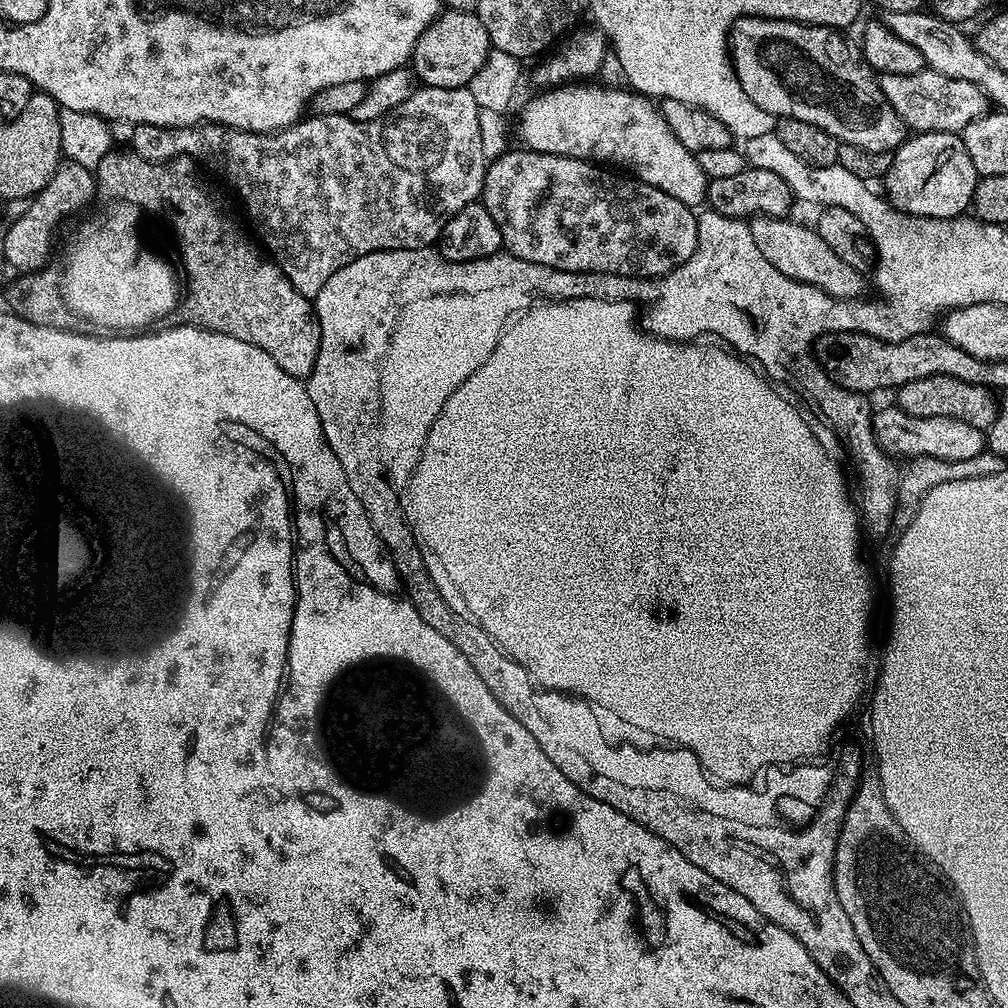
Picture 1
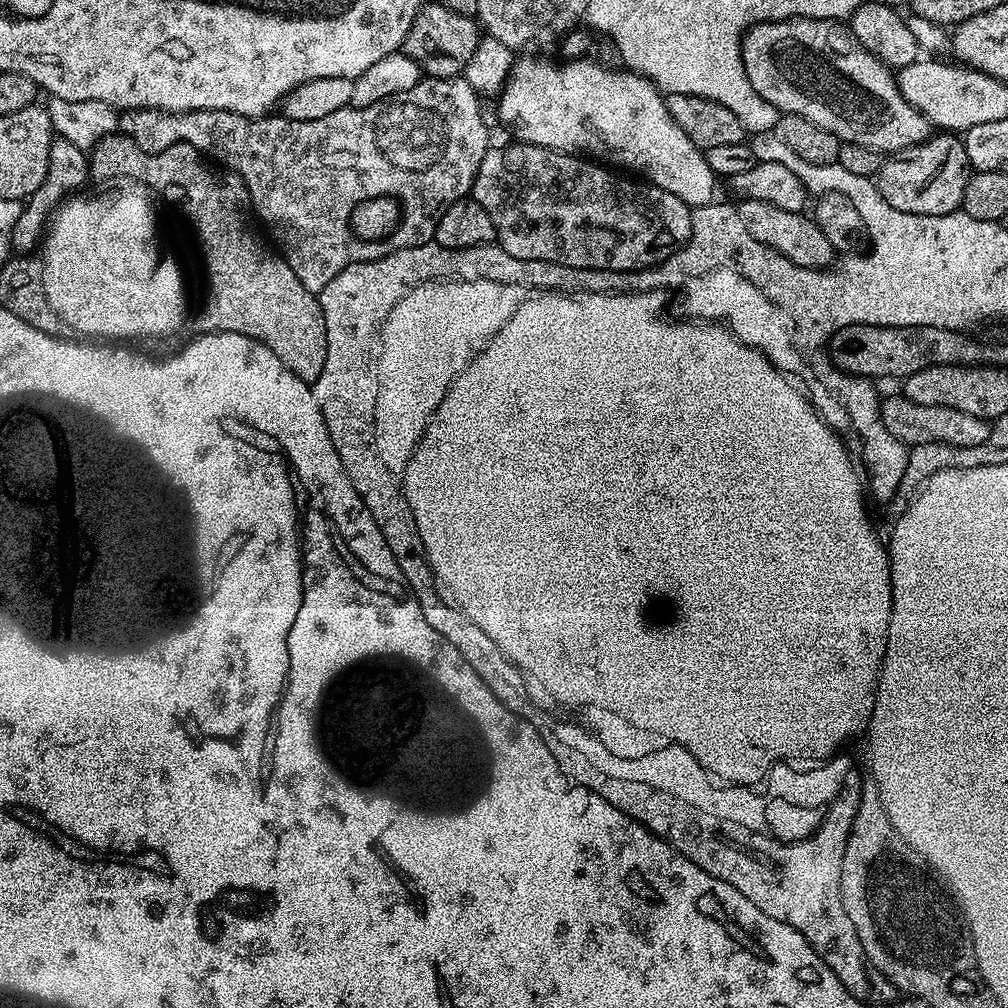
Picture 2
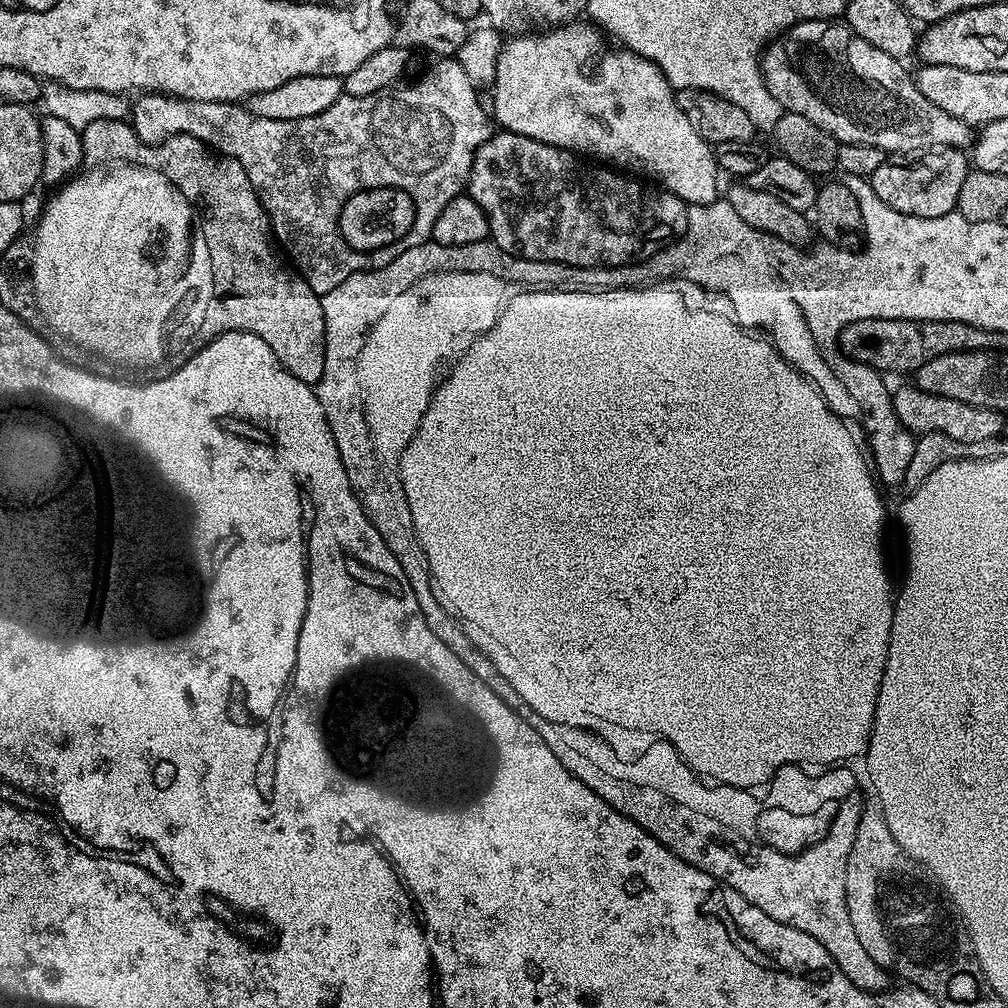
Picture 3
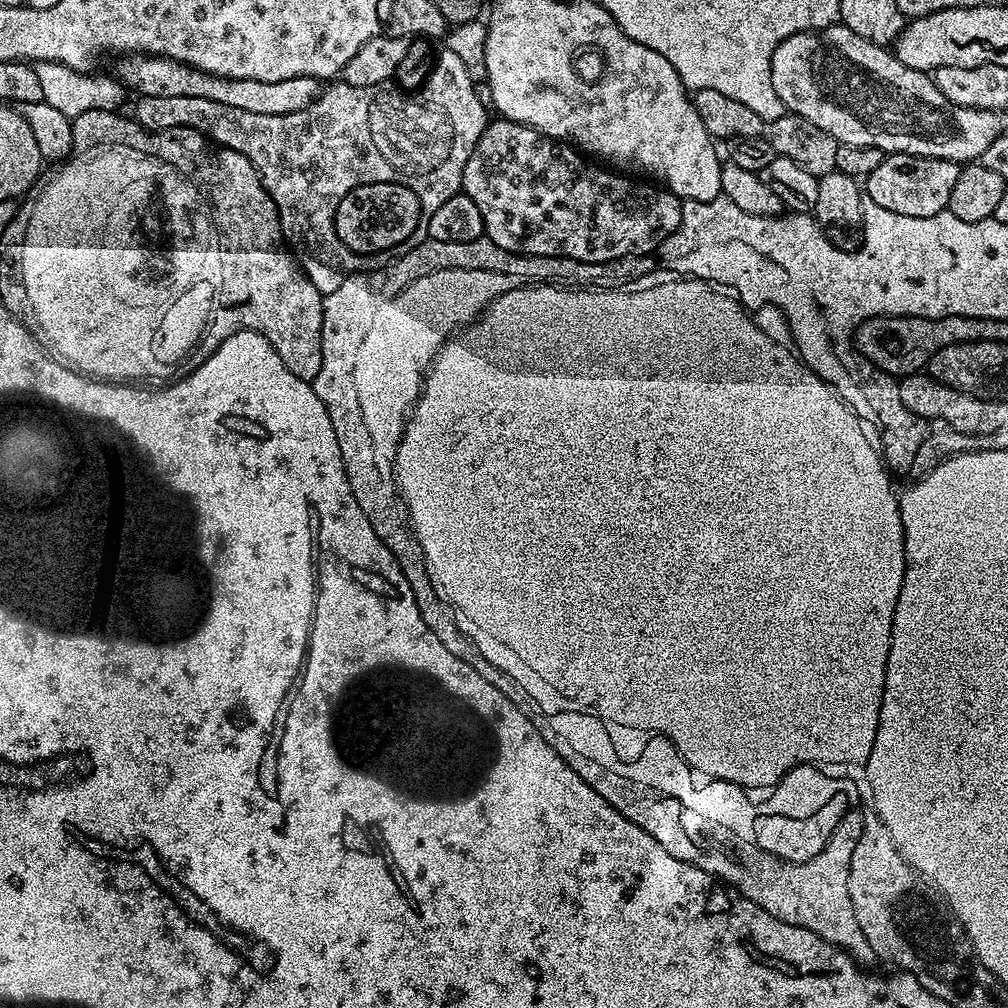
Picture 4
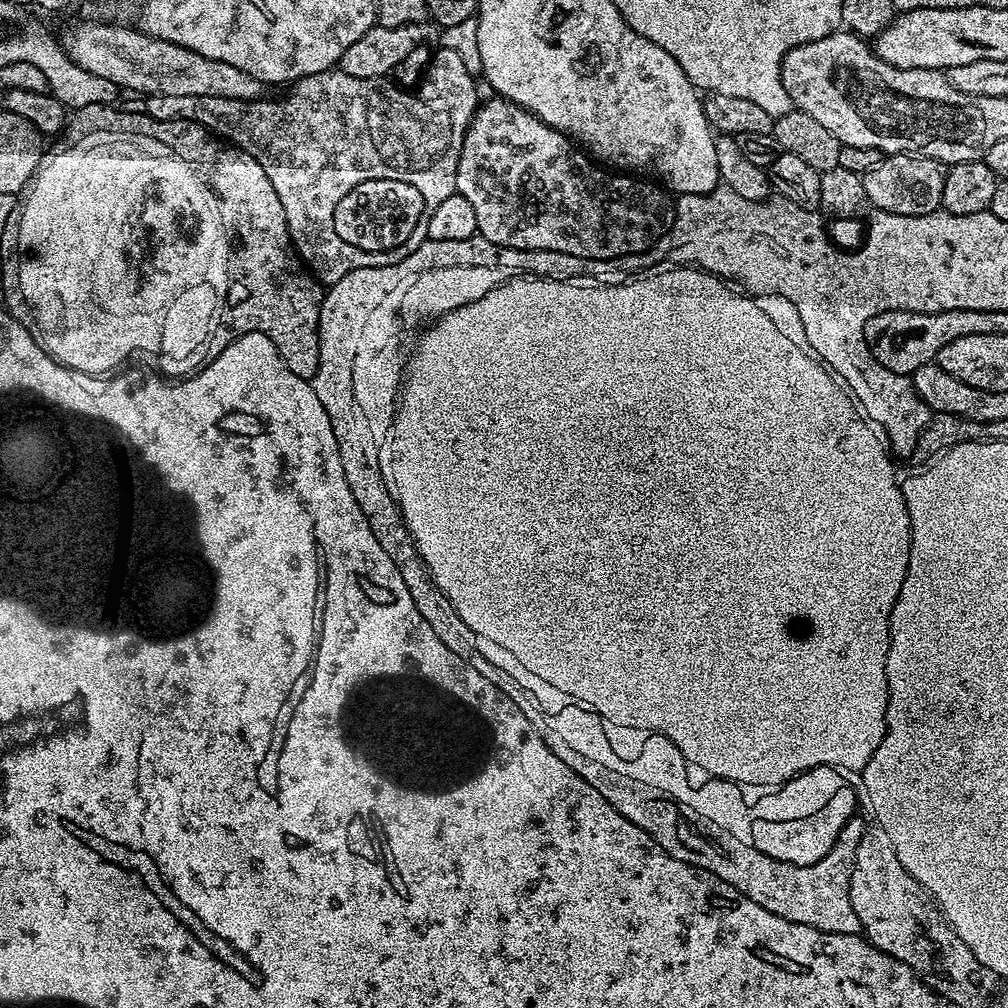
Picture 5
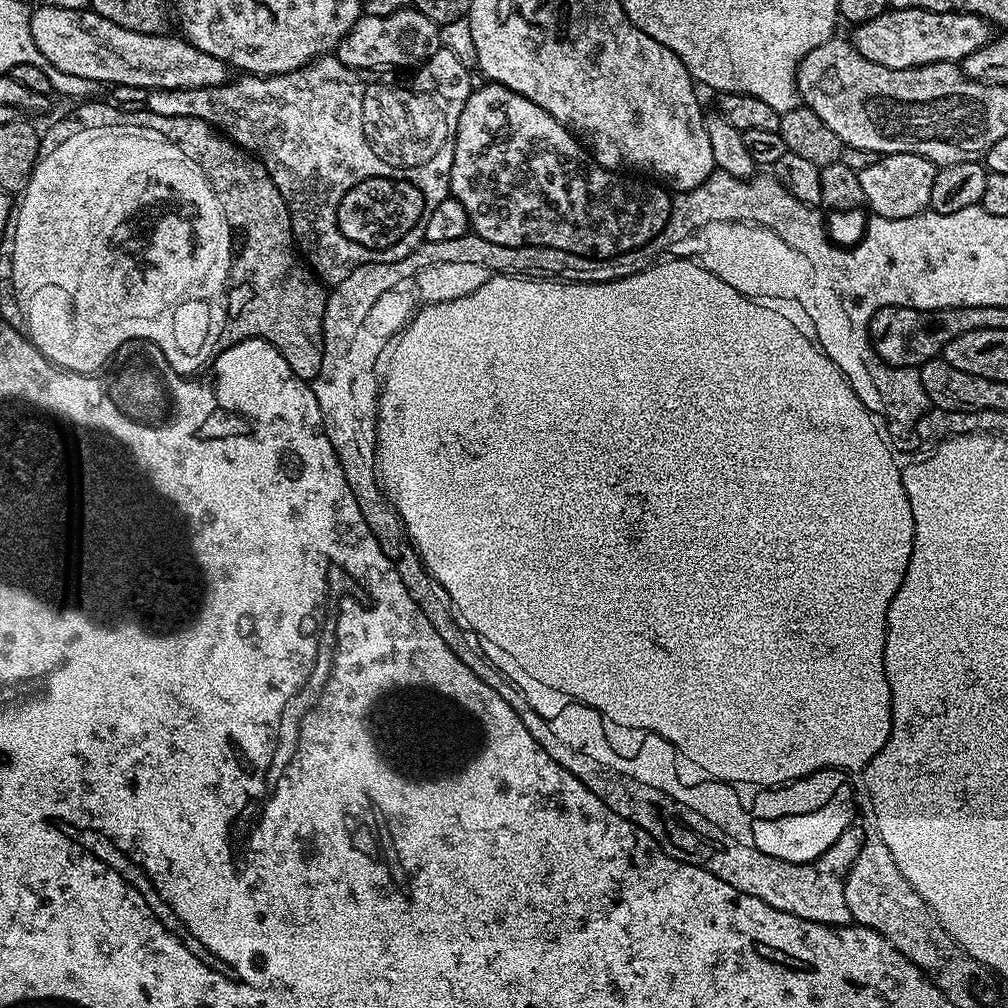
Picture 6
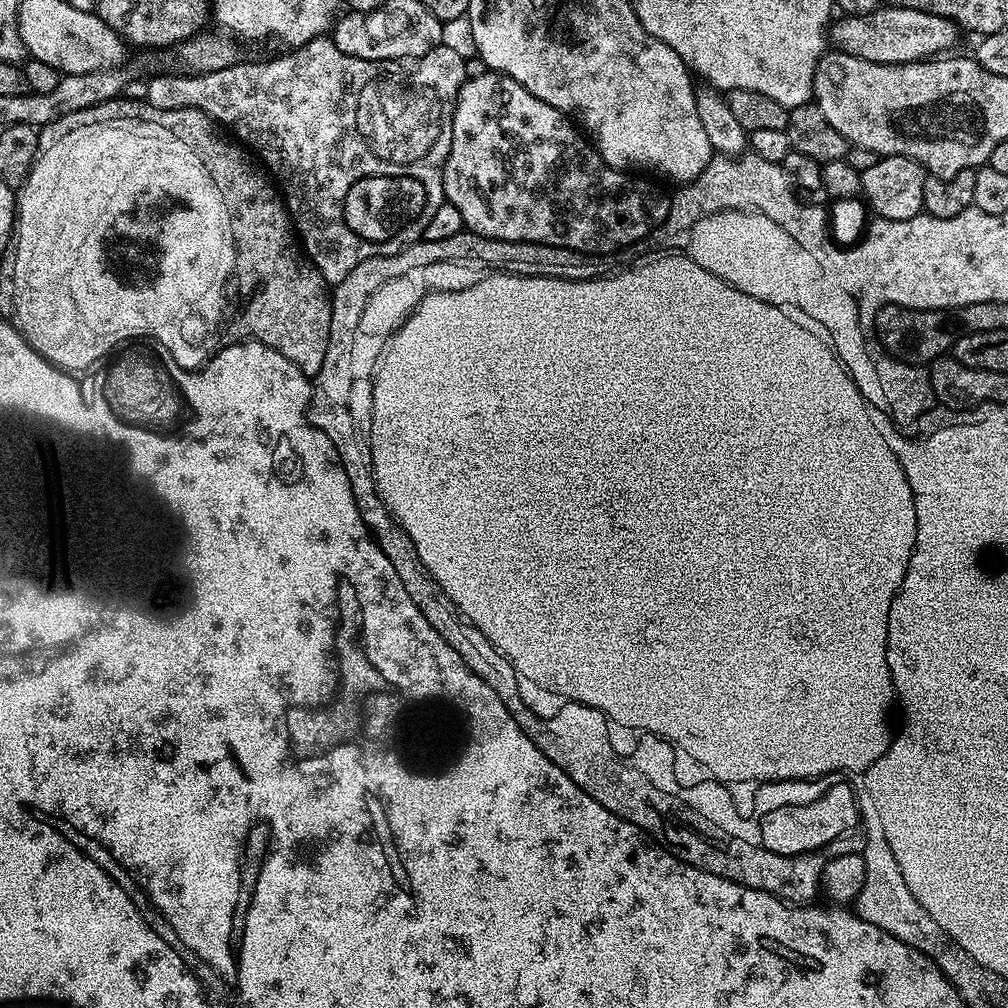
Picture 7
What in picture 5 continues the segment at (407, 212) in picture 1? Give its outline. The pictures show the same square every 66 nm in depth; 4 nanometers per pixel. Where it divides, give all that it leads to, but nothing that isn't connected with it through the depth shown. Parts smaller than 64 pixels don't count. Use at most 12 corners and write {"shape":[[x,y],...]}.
{"shape":[[441,47],[417,92],[329,70],[281,100],[162,94],[253,156],[321,285],[396,264],[334,236],[372,182],[456,192],[475,79]]}

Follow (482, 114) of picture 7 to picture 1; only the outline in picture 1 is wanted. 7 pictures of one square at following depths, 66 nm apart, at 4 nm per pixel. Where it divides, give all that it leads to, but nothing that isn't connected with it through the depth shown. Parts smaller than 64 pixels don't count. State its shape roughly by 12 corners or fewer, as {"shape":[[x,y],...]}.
{"shape":[[523,146],[484,170],[506,251],[659,278],[697,213],[654,186]]}

